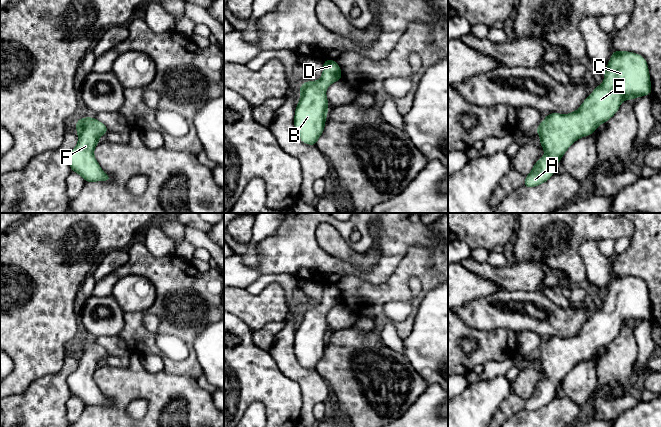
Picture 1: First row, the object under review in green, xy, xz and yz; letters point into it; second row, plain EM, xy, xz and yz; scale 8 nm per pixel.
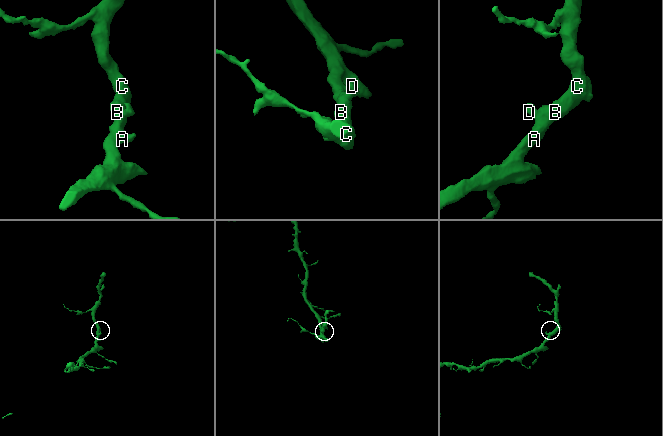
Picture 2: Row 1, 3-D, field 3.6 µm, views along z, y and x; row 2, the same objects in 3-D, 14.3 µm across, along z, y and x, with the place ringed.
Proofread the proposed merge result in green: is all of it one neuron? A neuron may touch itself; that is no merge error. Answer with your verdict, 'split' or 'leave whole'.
leave whole

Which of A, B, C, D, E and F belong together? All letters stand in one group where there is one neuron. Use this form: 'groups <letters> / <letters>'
groups A B C D E F

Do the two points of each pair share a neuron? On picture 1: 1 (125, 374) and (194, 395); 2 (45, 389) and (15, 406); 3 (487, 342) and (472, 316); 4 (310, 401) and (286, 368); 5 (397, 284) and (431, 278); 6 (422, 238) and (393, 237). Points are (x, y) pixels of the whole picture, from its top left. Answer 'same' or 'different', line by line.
1: same
2: same
3: different
4: same
5: same
6: same

